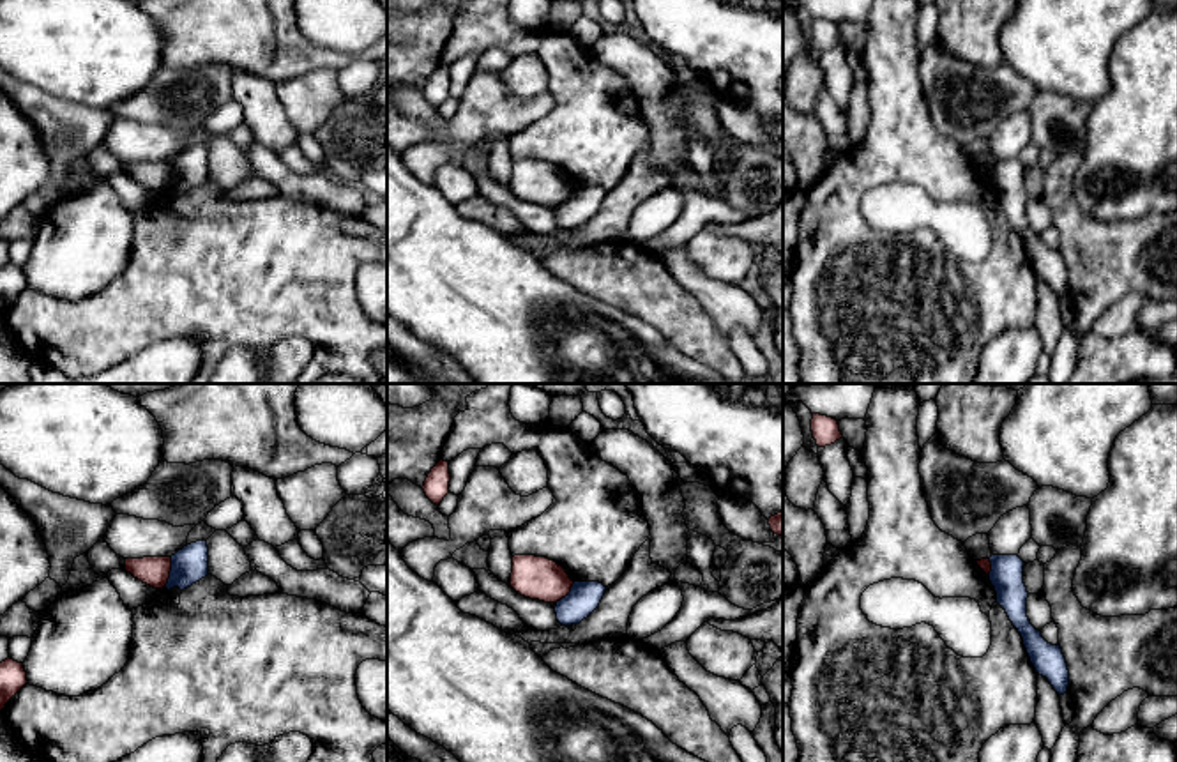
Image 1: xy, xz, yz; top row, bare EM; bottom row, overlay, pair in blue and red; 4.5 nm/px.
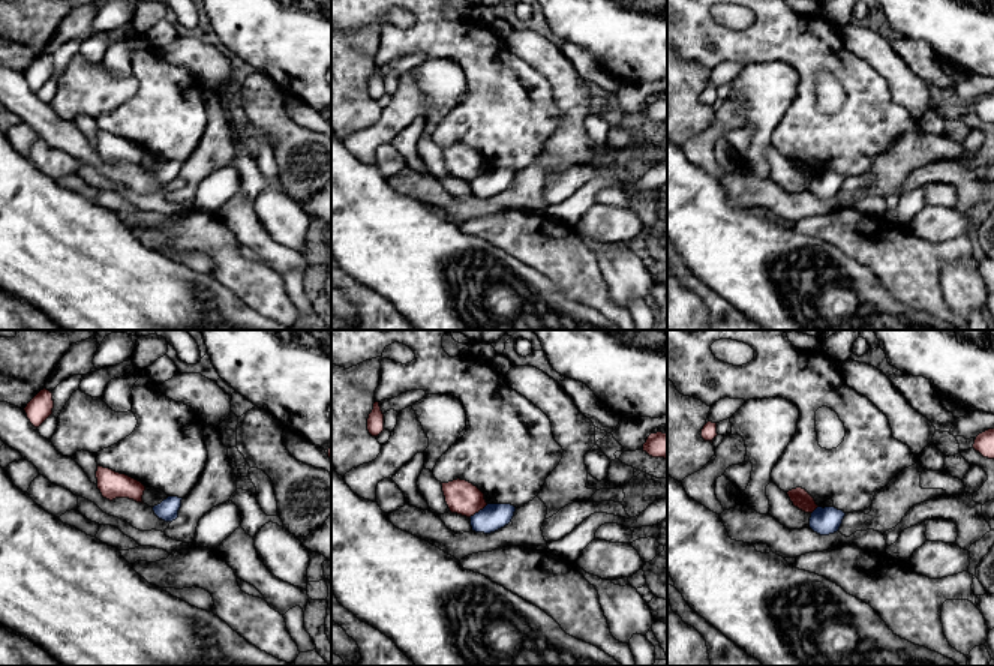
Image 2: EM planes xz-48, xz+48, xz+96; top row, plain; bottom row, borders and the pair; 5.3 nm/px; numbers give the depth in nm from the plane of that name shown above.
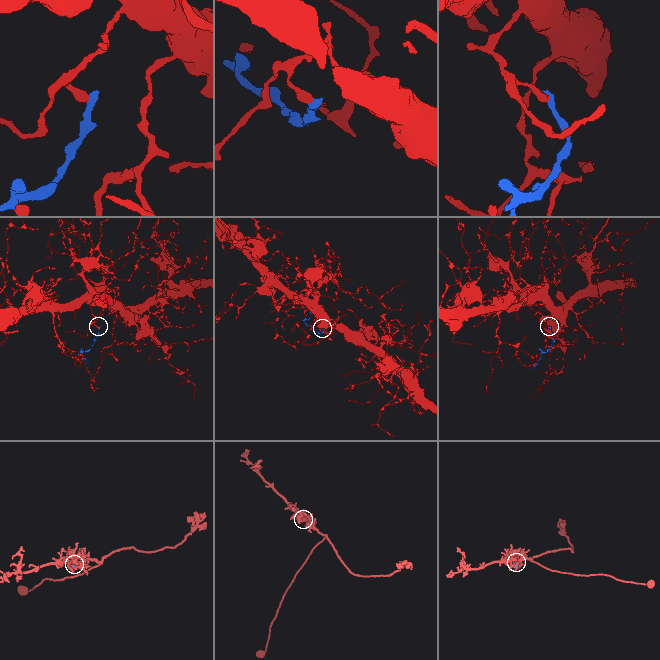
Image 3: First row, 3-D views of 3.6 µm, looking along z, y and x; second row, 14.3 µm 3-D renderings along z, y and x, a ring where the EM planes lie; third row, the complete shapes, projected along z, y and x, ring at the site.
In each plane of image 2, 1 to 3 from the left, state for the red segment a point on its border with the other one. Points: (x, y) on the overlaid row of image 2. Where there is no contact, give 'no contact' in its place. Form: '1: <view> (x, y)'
1: no contact
2: xz+48 (480, 510)
3: xz+96 (814, 510)

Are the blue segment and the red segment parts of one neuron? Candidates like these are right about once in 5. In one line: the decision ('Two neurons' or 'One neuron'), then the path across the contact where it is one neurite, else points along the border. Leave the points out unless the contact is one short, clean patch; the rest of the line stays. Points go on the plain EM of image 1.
Two neurons. Boundary: xy (172, 161), (165, 190)

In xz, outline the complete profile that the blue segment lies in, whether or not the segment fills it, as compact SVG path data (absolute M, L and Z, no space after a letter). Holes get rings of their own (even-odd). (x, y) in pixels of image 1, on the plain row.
M574 186L571 196L557 205L557 225L562 230L580 228L599 210L604 196L599 186Z

